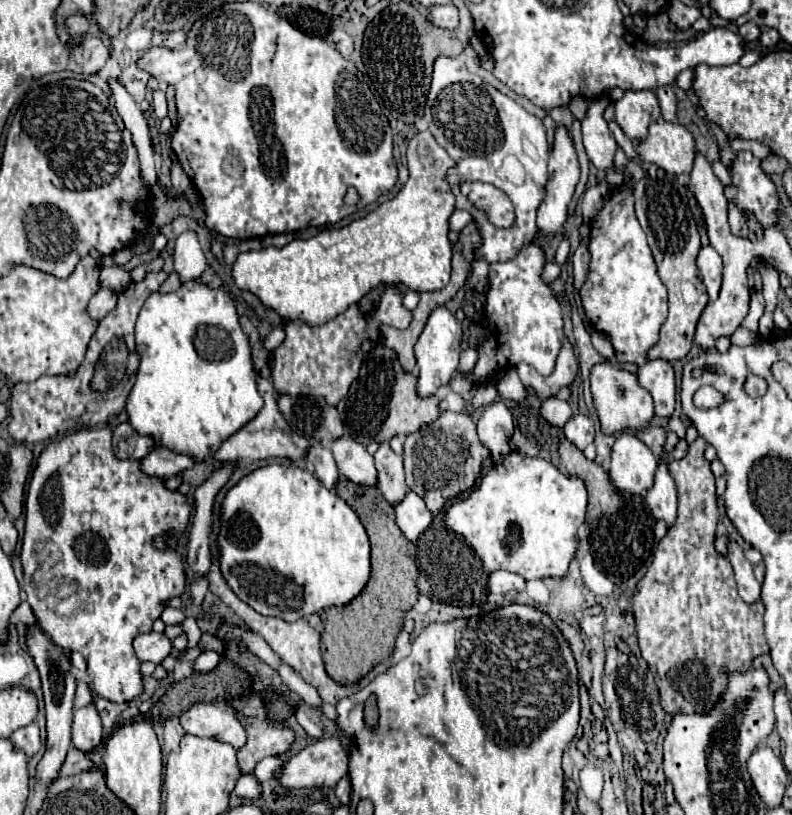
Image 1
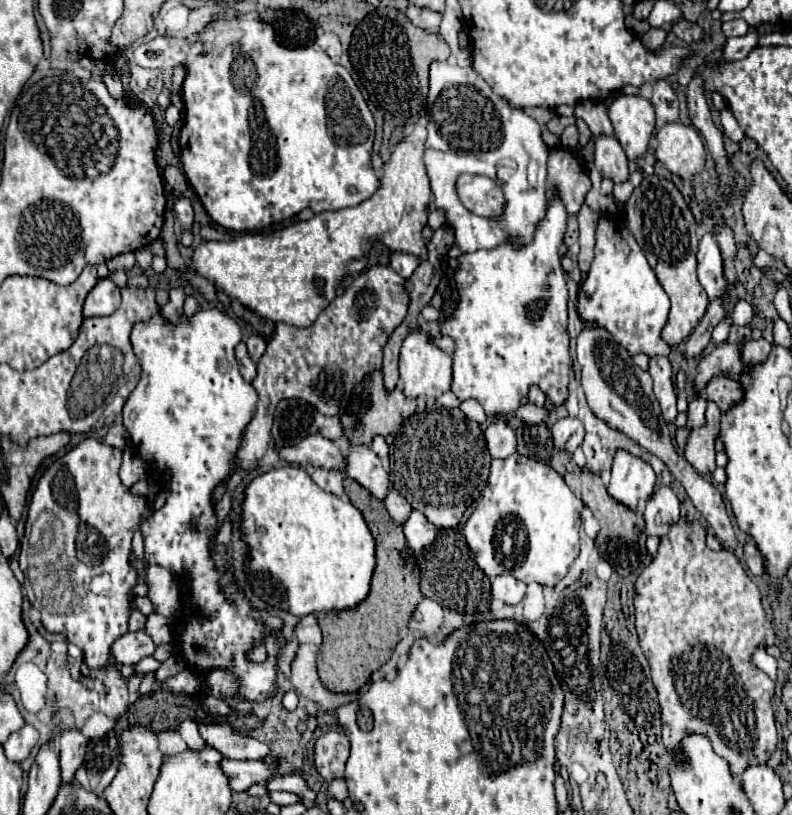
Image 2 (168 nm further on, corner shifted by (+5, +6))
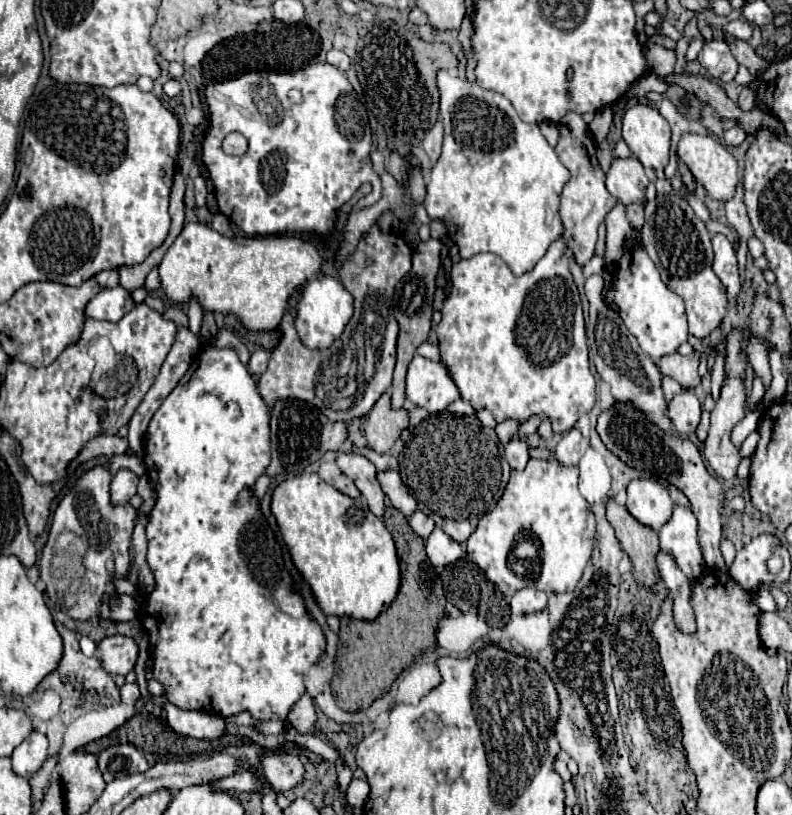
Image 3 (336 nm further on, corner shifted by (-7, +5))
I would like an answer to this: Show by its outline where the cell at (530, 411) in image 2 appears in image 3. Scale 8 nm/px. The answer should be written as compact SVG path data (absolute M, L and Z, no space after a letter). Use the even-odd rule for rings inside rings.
M504 421L504 423L498 423L496 425L496 435L500 439L502 445L506 445L518 431L518 423L516 421Z

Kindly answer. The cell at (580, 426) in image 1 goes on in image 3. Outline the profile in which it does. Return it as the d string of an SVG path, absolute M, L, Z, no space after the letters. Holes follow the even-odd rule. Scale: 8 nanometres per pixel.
M570 429L562 435L560 443L556 445L556 451L554 451L556 461L566 467L578 465L578 461L582 459L586 449L588 449L588 439L584 439L578 429Z

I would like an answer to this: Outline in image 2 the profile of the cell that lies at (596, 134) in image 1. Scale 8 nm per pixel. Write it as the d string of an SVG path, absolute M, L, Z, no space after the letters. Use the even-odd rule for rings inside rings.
M594 136L594 166L614 182L628 178L628 158L614 136Z

